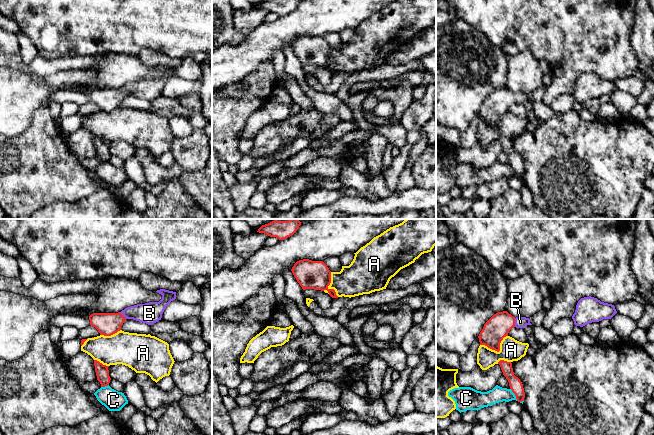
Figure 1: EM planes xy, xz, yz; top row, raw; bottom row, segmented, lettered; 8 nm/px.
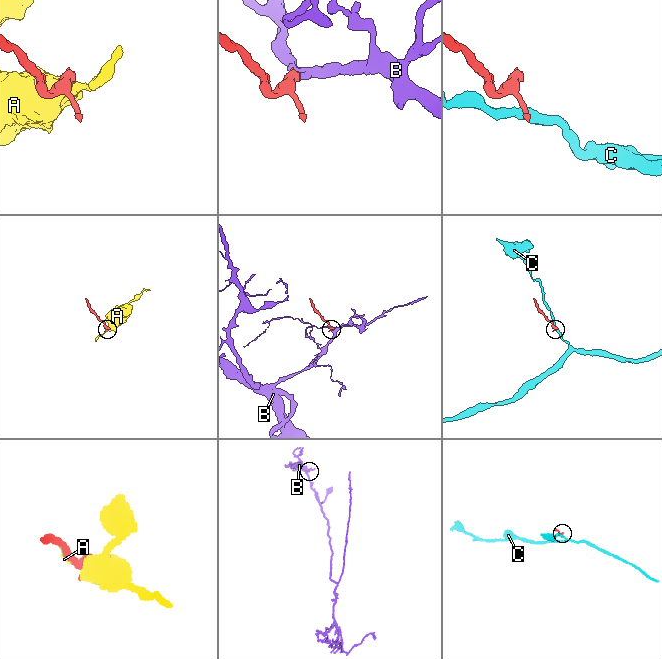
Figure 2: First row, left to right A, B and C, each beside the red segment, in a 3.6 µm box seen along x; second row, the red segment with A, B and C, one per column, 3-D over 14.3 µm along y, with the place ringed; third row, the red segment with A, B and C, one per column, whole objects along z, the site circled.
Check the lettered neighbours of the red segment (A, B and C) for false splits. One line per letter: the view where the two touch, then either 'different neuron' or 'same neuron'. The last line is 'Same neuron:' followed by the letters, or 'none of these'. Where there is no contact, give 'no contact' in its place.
A: meets red in xz; different neuron
B: meets red in yz; same neuron
C: meets red in yz; different neuron
Same neuron: B

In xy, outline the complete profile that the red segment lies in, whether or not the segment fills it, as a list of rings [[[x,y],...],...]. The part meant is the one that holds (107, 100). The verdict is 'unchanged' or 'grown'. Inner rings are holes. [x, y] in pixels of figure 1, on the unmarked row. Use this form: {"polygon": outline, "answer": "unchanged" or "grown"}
{"polygon": [[[160,65],[162,71],[159,78],[149,78],[130,82],[118,89],[93,89],[89,92],[90,101],[95,103],[100,111],[111,112],[121,106],[126,95],[152,101],[162,94],[166,82],[176,75],[176,68]]], "answer": "grown"}

